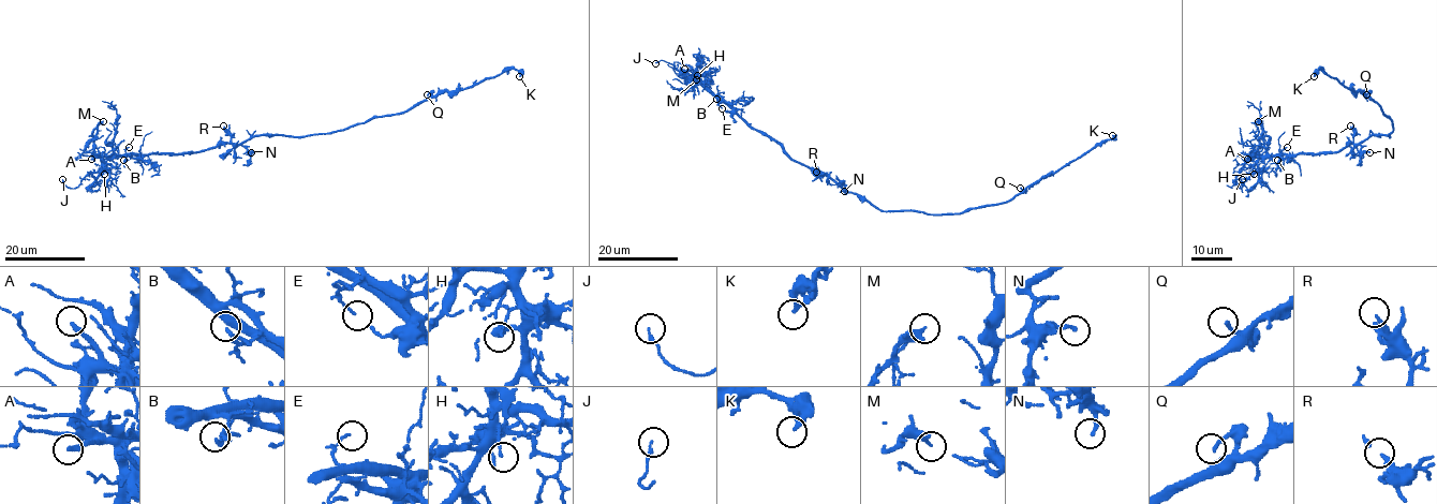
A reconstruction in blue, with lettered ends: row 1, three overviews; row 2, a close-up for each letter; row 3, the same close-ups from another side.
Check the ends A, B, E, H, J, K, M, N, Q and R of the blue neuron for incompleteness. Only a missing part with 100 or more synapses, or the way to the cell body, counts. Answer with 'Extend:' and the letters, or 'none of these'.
Extend: A

